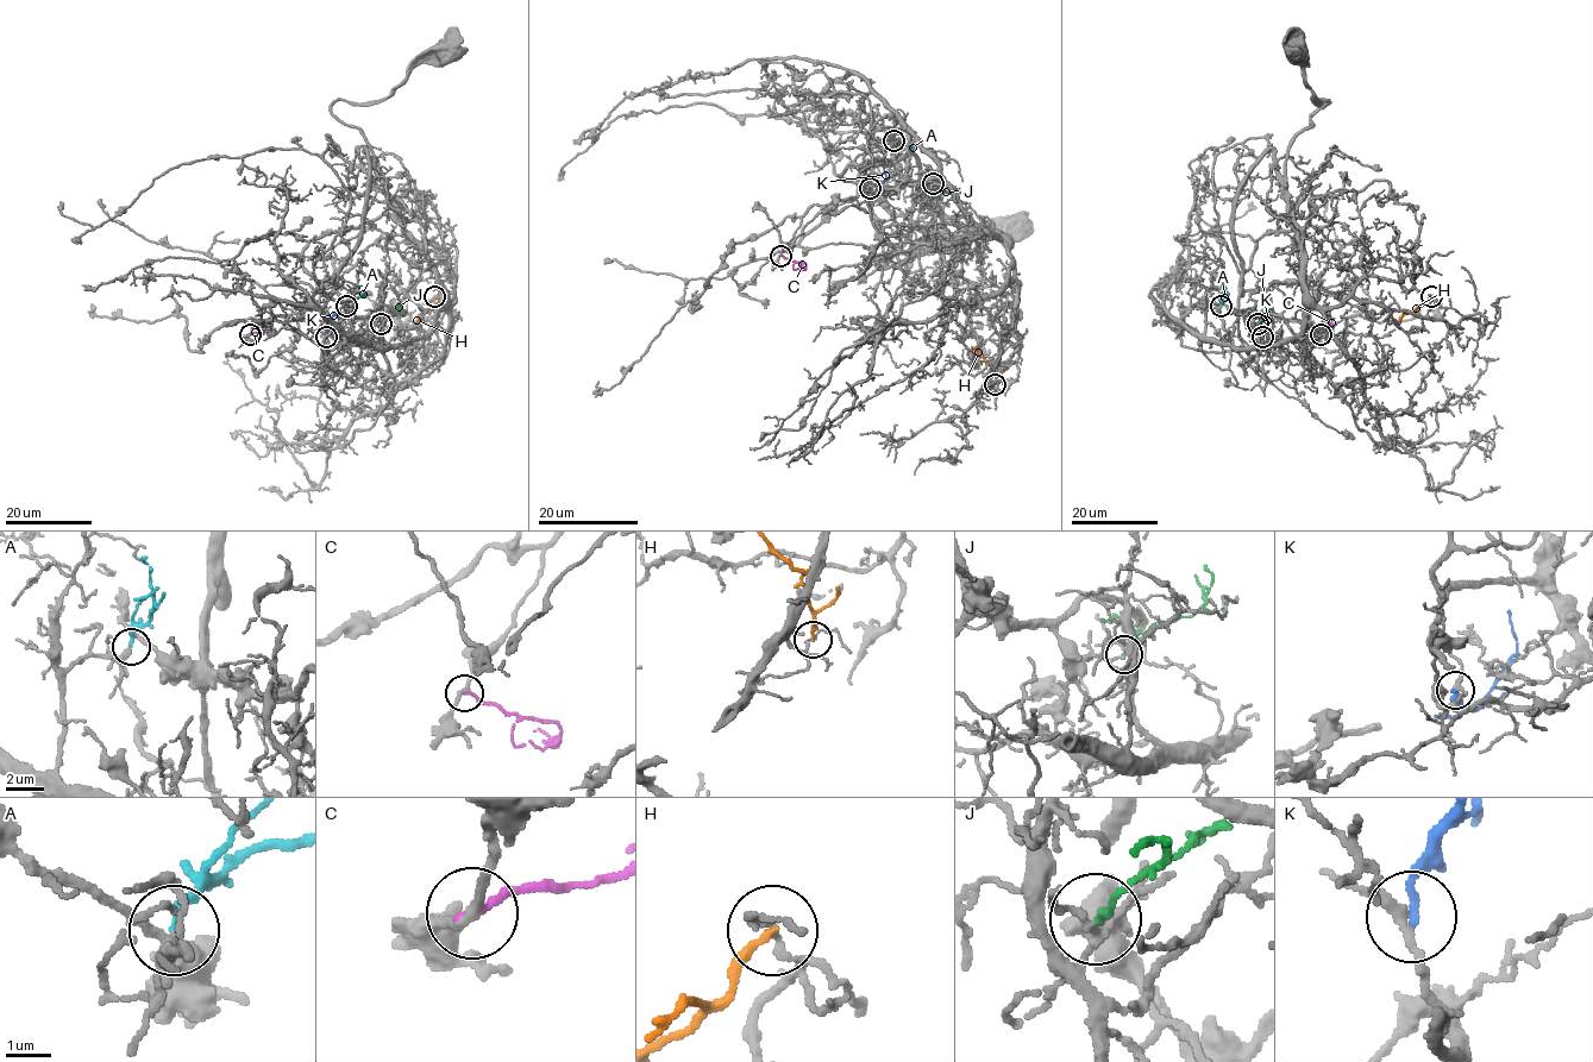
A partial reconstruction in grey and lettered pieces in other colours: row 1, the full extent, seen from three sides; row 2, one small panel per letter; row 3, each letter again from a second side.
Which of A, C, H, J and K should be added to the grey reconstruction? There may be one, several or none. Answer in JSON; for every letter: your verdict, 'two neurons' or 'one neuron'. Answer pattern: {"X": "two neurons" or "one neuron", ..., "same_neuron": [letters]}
{"A": "one neuron", "C": "two neurons", "H": "two neurons", "J": "two neurons", "K": "one neuron", "same_neuron": ["A", "K"]}

